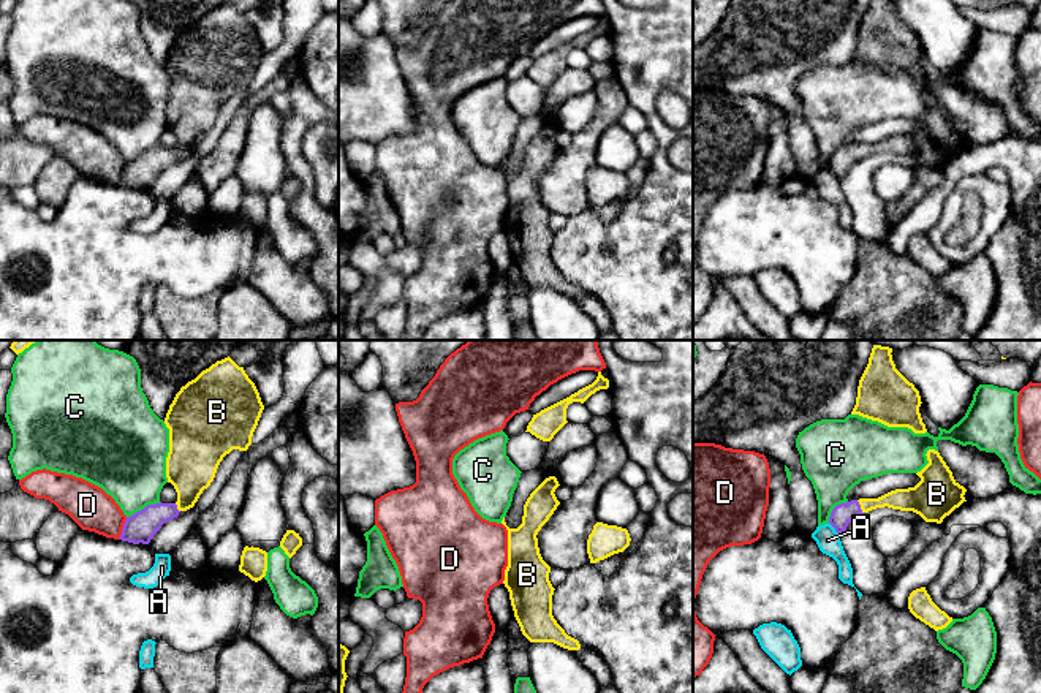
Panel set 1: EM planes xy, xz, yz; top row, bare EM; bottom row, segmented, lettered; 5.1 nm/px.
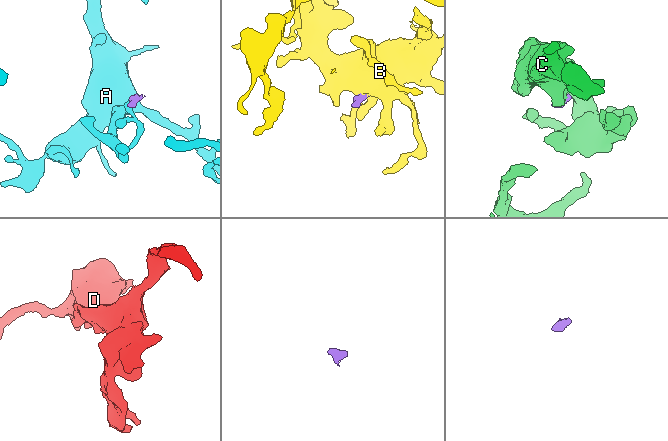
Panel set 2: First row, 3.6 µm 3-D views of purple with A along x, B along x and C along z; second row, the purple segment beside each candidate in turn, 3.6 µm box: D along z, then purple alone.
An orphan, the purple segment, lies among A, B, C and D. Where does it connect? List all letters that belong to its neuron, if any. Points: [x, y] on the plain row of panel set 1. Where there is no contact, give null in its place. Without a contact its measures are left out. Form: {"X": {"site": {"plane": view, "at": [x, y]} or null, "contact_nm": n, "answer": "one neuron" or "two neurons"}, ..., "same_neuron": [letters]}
{"A": {"site": {"plane": "yz", "at": [834, 173]}, "contact_nm": 90, "answer": "two neurons"}, "B": {"site": {"plane": "yz", "at": [859, 152]}, "contact_nm": 80, "answer": "one neuron"}, "C": {"site": {"plane": "xy", "at": [144, 154]}, "contact_nm": 190, "answer": "two neurons"}, "D": {"site": {"plane": "xy", "at": [122, 174]}, "contact_nm": 120, "answer": "two neurons"}, "same_neuron": ["B"]}

